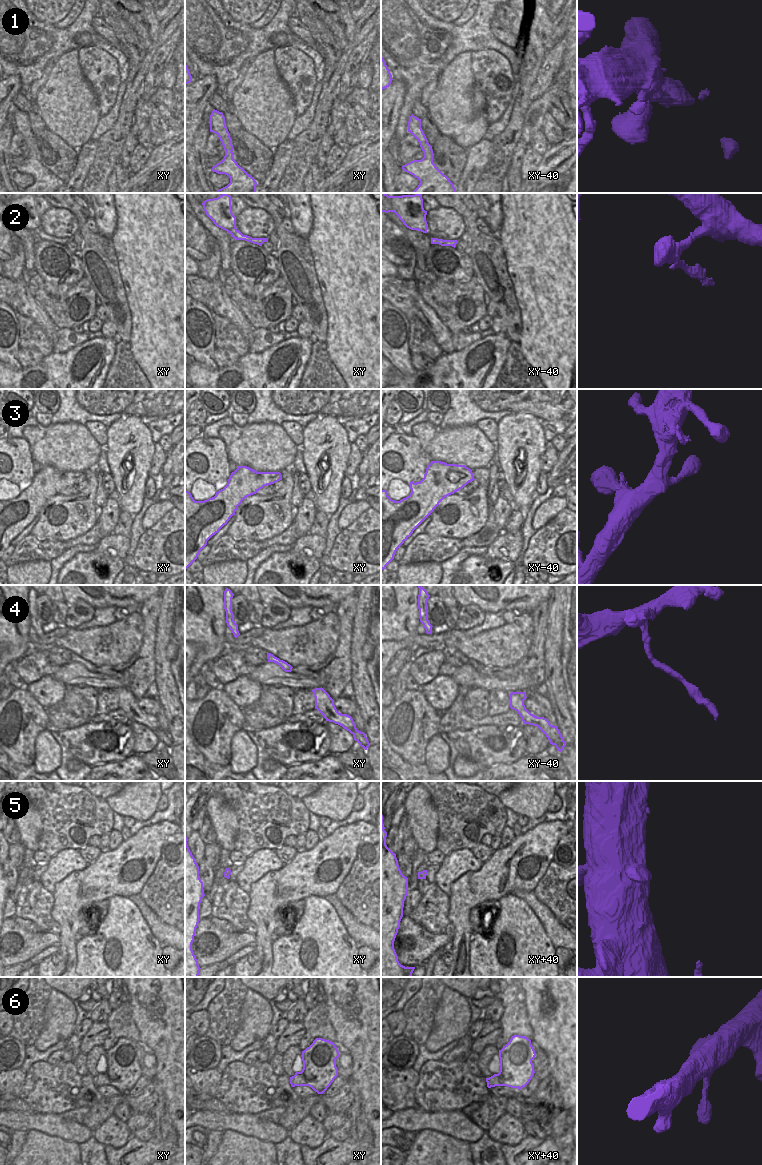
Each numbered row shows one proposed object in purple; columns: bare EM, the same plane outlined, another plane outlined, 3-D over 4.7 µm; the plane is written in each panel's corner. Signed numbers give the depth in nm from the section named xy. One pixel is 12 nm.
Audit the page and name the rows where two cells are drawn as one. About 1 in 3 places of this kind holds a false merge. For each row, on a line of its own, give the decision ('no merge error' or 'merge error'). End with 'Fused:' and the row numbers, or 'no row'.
1: no merge error
2: no merge error
3: no merge error
4: merge error
5: no merge error
6: no merge error
Fused: 4

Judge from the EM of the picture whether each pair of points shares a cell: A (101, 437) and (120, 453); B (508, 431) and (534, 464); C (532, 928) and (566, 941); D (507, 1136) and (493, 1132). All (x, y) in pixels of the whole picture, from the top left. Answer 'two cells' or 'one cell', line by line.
A: two cells
B: one cell
C: two cells
D: one cell

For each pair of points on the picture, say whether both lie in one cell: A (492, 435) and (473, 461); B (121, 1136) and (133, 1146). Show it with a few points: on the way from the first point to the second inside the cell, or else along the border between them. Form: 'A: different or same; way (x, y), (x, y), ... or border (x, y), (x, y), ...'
A: different; border (475, 425), (494, 444)
B: different; border (132, 1134), (120, 1147), (105, 1146)

